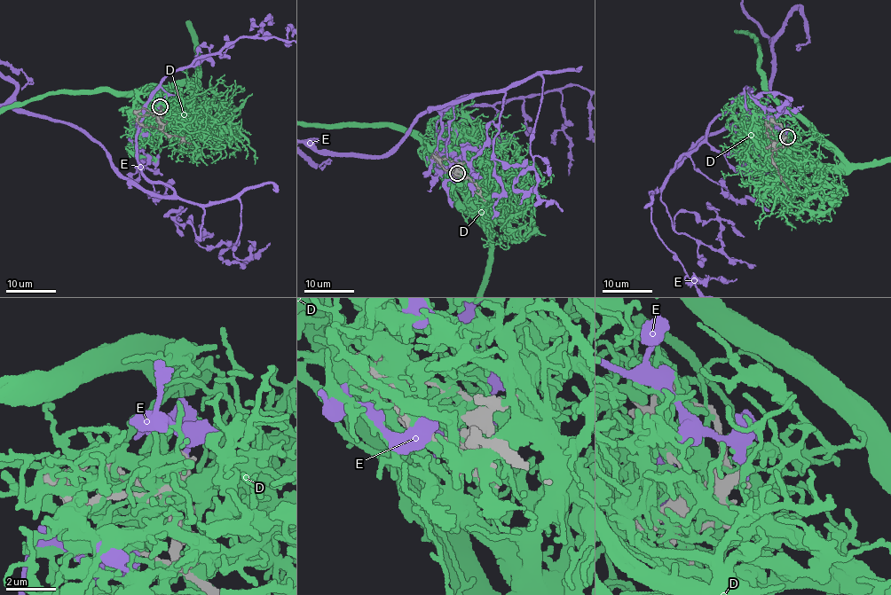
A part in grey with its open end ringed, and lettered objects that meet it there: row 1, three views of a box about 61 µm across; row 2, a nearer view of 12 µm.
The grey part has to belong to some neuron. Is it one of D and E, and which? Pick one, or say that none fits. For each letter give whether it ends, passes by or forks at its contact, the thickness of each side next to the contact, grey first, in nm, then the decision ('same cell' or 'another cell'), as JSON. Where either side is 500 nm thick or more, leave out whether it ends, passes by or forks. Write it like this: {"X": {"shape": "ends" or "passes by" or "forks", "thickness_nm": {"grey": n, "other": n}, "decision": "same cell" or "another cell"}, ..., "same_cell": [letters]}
{"D": {"shape": "forks", "thickness_nm": {"grey": 360, "other": 150}, "decision": "another cell"}, "E": {"shape": "ends", "thickness_nm": {"grey": 340, "other": 200}, "decision": "another cell"}, "same_cell": []}

